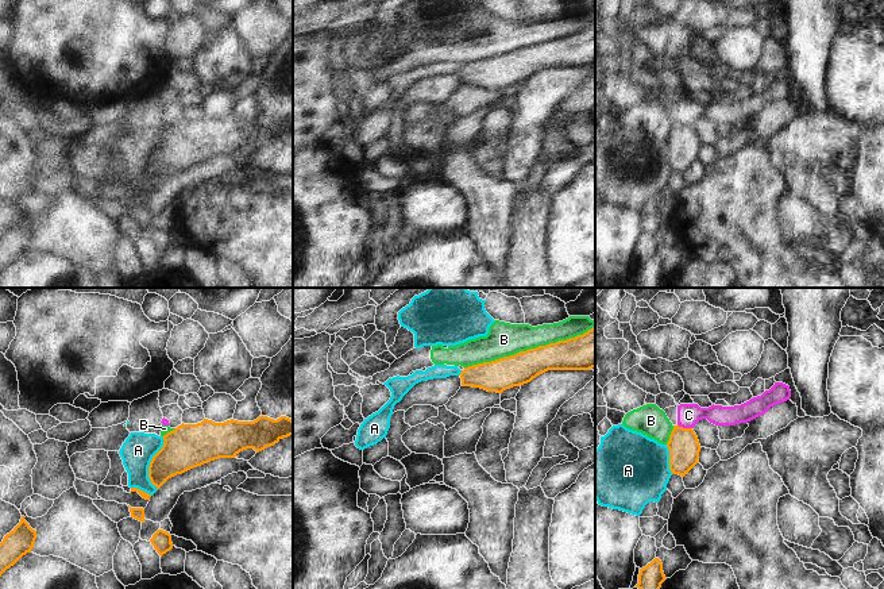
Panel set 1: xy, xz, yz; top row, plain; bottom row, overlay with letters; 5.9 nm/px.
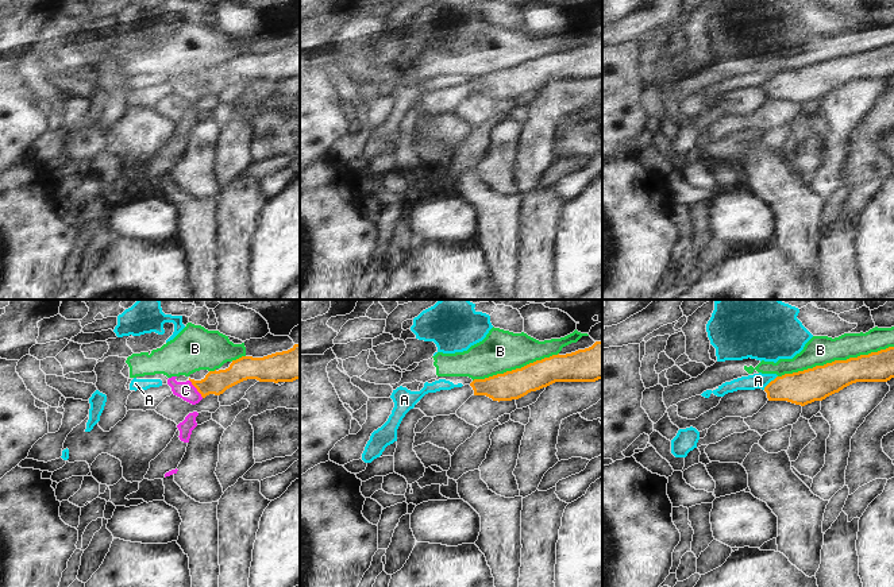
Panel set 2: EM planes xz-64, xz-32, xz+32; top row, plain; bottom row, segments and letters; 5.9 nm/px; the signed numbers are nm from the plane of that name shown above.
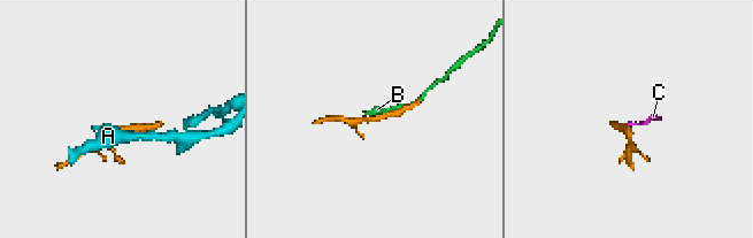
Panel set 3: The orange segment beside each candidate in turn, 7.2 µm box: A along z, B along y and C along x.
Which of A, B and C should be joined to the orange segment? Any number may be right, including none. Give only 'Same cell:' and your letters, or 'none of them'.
Same cell: none of them.

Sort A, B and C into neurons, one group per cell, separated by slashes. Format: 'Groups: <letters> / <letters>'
Groups: A / B / C.

